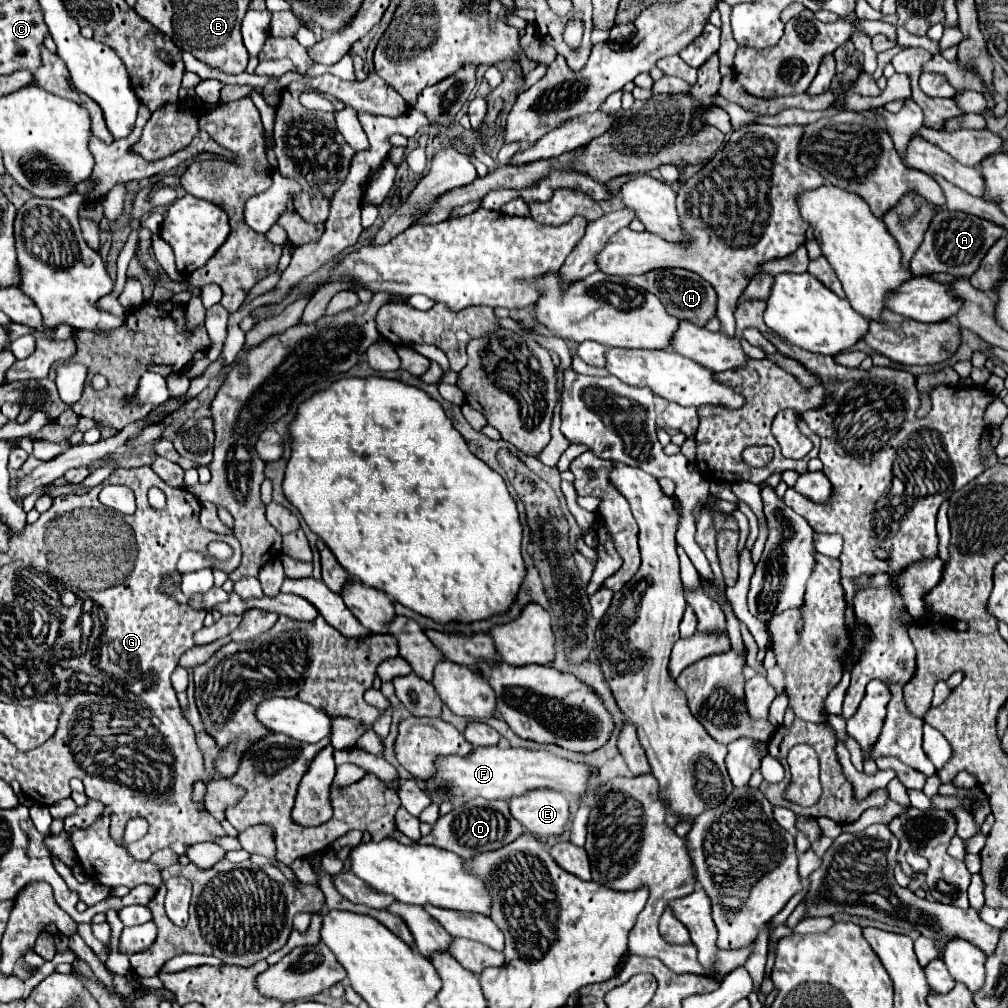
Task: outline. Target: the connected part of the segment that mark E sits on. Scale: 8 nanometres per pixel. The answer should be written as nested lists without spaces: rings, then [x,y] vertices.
[[[532,790],[508,804],[512,816],[536,838],[562,836],[570,822],[570,802],[554,790]]]

